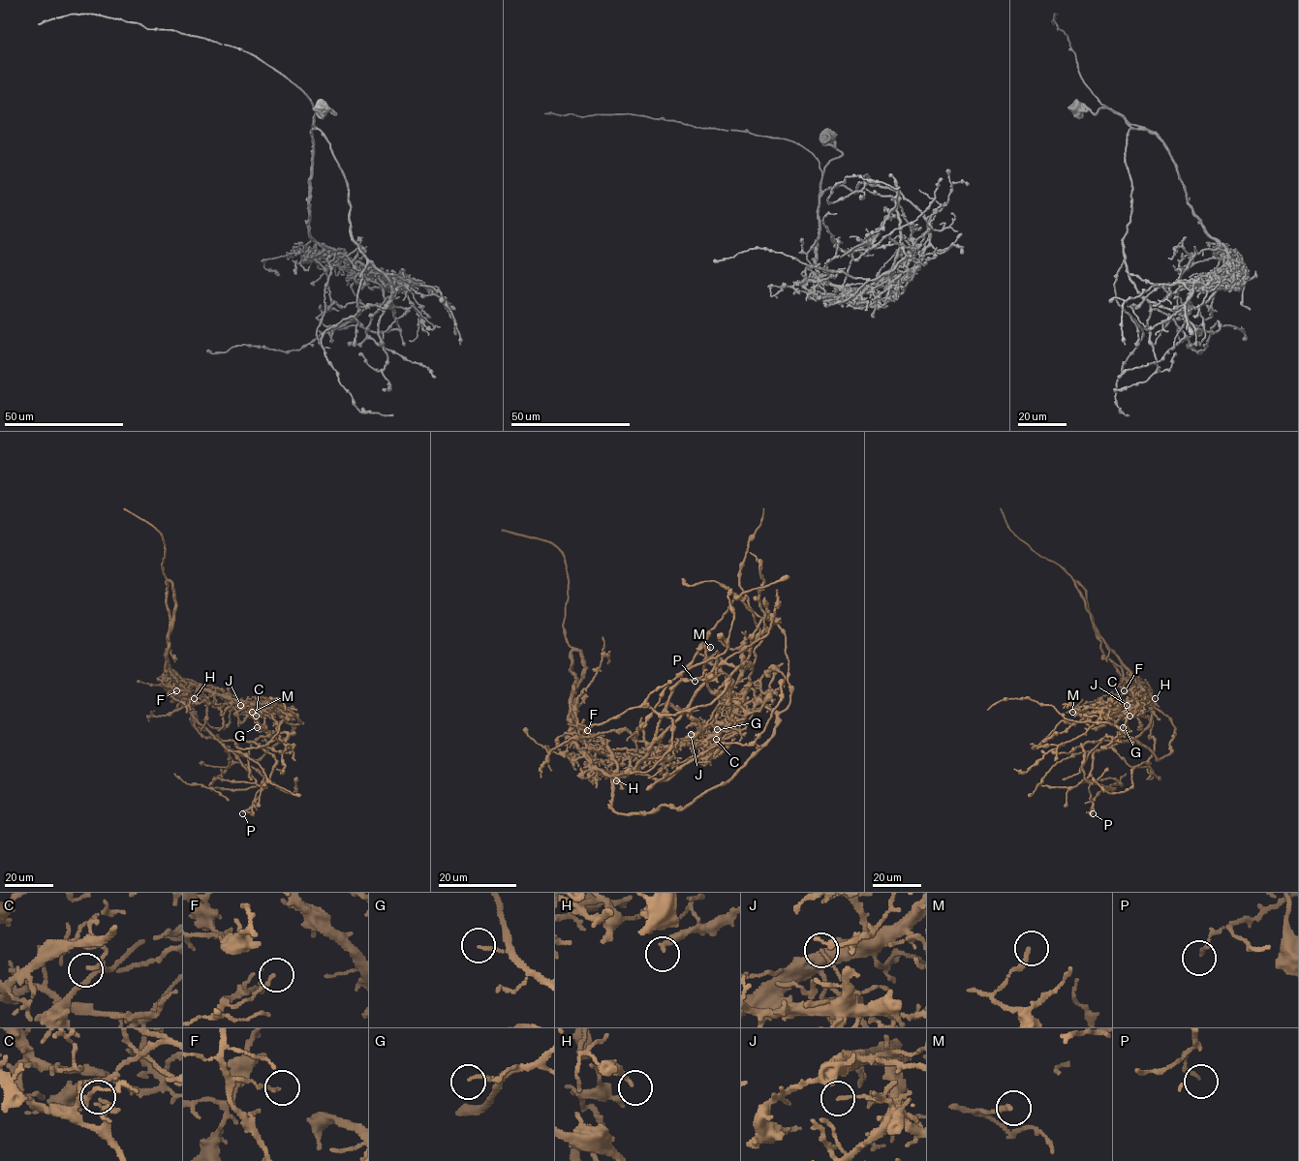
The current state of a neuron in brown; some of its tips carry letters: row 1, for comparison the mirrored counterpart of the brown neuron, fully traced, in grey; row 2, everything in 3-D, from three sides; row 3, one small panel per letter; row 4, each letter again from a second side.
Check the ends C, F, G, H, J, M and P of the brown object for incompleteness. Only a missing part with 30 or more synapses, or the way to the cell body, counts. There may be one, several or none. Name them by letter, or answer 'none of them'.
H

